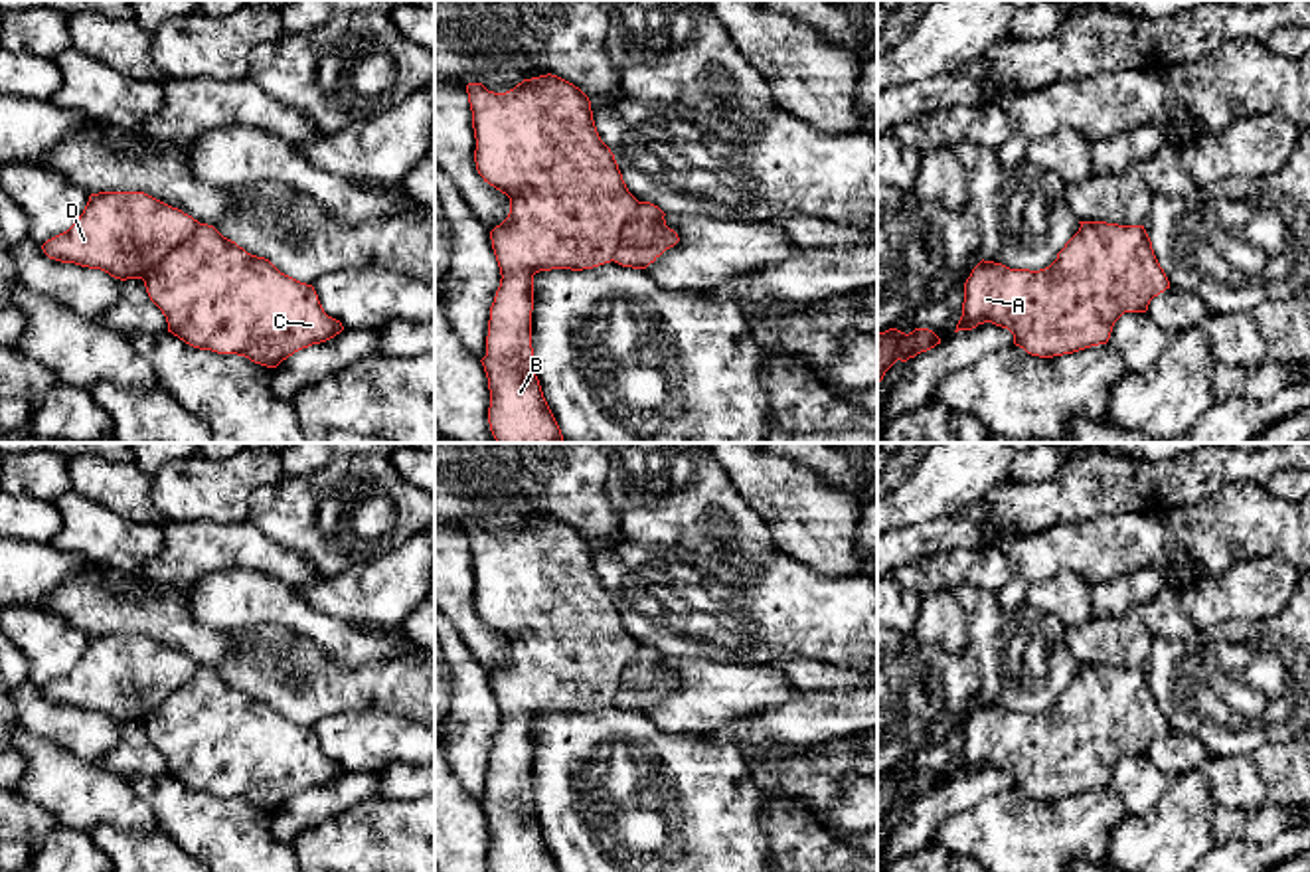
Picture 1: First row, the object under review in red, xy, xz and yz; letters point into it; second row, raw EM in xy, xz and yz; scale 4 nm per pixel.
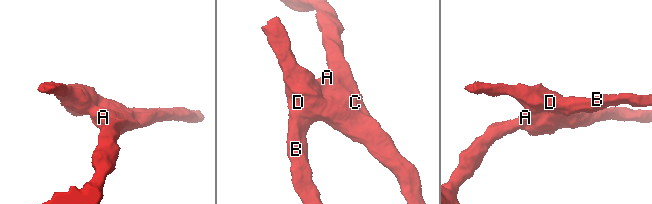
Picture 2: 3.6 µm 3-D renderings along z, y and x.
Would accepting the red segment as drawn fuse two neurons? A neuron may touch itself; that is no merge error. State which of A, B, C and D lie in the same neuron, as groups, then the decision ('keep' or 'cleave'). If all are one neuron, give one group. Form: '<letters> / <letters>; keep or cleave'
A C / B D; cleave

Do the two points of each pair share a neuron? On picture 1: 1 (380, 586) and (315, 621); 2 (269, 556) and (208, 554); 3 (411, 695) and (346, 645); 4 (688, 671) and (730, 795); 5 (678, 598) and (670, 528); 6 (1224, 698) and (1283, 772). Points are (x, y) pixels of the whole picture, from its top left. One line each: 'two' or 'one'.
1: two
2: one
3: two
4: two
5: two
6: two

